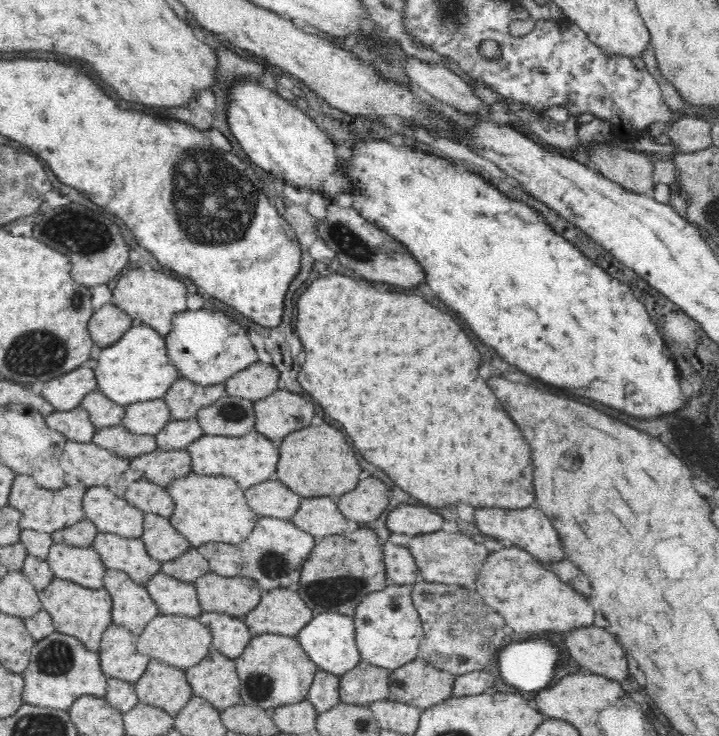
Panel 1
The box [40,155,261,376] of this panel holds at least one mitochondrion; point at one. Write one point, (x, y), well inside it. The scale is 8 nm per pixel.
(81, 234)

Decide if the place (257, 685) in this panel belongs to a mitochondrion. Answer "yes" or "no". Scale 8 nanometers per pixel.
yes

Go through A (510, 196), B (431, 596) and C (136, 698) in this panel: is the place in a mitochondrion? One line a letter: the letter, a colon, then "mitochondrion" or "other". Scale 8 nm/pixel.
A: other
B: mitochondrion
C: other

